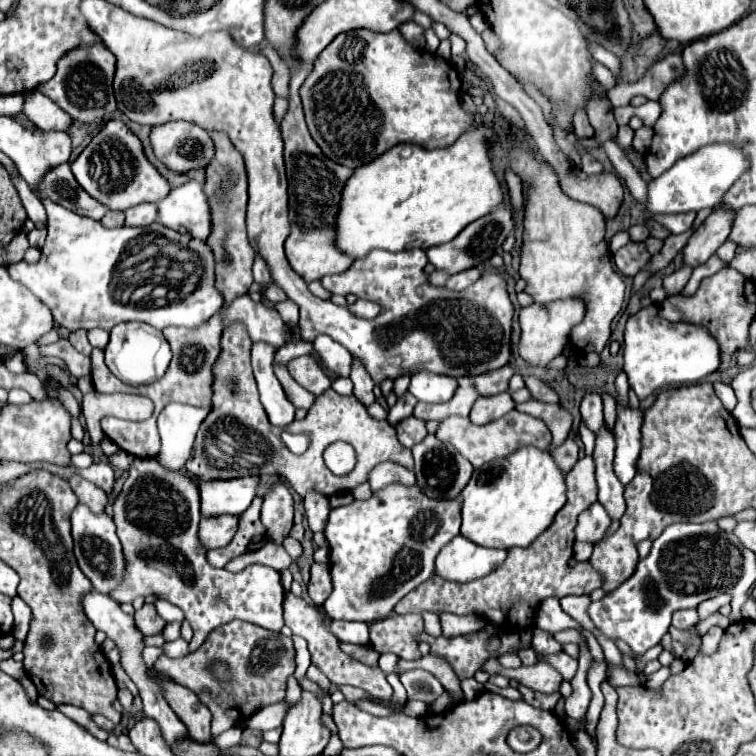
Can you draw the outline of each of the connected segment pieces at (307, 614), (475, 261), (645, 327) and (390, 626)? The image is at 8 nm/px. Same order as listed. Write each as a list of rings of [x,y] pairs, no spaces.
[[[285,594],[285,602],[283,602],[283,610],[285,610],[285,624],[293,630],[293,634],[303,636],[309,644],[309,652],[311,652],[311,662],[335,684],[349,684],[349,686],[357,686],[363,688],[365,692],[371,692],[377,698],[389,698],[391,696],[391,686],[385,680],[385,674],[379,670],[379,666],[367,666],[351,656],[347,656],[341,648],[337,638],[327,632],[321,624],[321,612],[311,606],[311,602],[307,602],[305,598],[297,598],[293,594]]]
[[[503,204],[493,214],[487,214],[485,218],[471,222],[465,230],[461,230],[461,234],[457,238],[453,238],[453,242],[447,242],[445,246],[433,246],[433,250],[427,250],[427,258],[437,270],[443,270],[451,276],[461,270],[469,270],[469,268],[487,264],[491,260],[491,256],[503,246],[503,242],[507,240],[507,236],[511,232],[513,232],[511,208],[507,204]]]
[[[657,304],[645,306],[641,312],[631,316],[625,326],[623,342],[623,372],[629,378],[631,388],[639,400],[645,400],[653,392],[665,386],[681,386],[697,382],[719,366],[719,350],[713,336],[703,326],[665,322],[657,316]]]
[[[419,614],[407,616],[391,616],[379,622],[369,624],[371,632],[371,646],[383,654],[393,652],[403,660],[417,660],[421,658],[419,644],[413,638],[413,632],[423,630],[423,618]]]

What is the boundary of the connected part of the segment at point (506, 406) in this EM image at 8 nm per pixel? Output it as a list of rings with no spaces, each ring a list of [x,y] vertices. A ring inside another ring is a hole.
[[[503,392],[493,398],[477,398],[469,418],[473,424],[487,424],[497,418],[503,418],[511,410],[515,410],[515,402],[509,392]]]

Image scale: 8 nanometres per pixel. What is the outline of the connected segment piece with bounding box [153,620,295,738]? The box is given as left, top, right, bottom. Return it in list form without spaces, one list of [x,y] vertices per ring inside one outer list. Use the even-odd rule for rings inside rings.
[[[233,620],[213,630],[203,642],[203,646],[197,652],[189,654],[189,658],[175,660],[175,658],[169,658],[167,654],[161,654],[153,670],[167,674],[177,684],[187,686],[199,696],[199,700],[213,714],[211,736],[215,738],[221,732],[237,726],[237,722],[247,720],[249,714],[255,714],[265,704],[273,704],[285,698],[287,678],[289,674],[295,672],[293,658],[295,658],[295,650],[293,650],[291,638],[273,634],[249,622]],[[209,658],[221,658],[229,662],[229,666],[233,666],[233,674],[237,674],[237,682],[231,682],[229,686],[221,686],[219,682],[213,682],[213,678],[209,678],[209,670],[205,670],[205,662],[209,662]],[[227,712],[235,712],[235,714],[227,716]]]

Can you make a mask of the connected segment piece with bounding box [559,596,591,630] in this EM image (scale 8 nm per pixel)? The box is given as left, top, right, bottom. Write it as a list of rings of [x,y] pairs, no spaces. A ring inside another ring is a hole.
[[[565,596],[559,602],[569,616],[573,616],[585,630],[589,630],[589,618],[585,618],[585,606],[591,602],[589,596]]]

